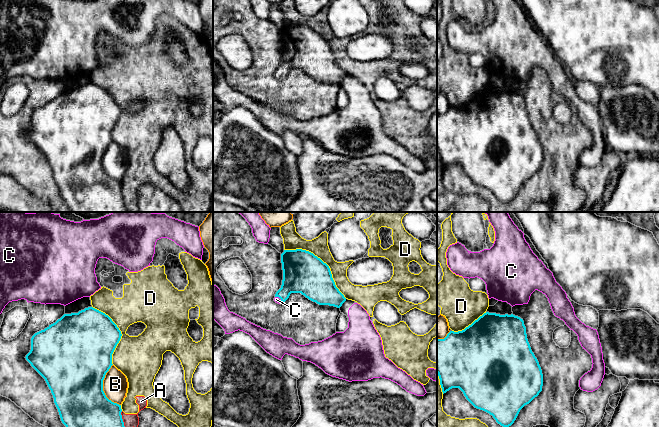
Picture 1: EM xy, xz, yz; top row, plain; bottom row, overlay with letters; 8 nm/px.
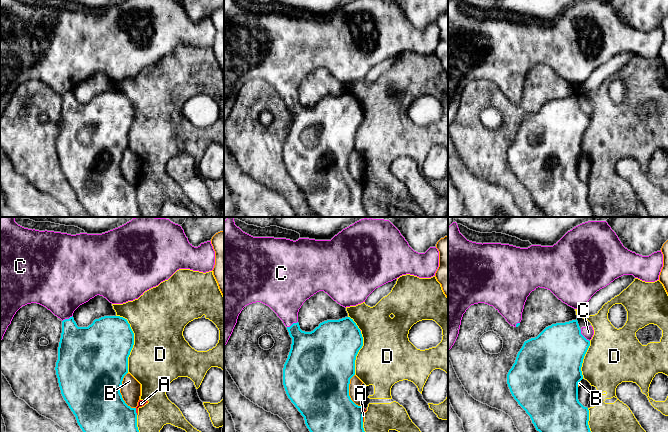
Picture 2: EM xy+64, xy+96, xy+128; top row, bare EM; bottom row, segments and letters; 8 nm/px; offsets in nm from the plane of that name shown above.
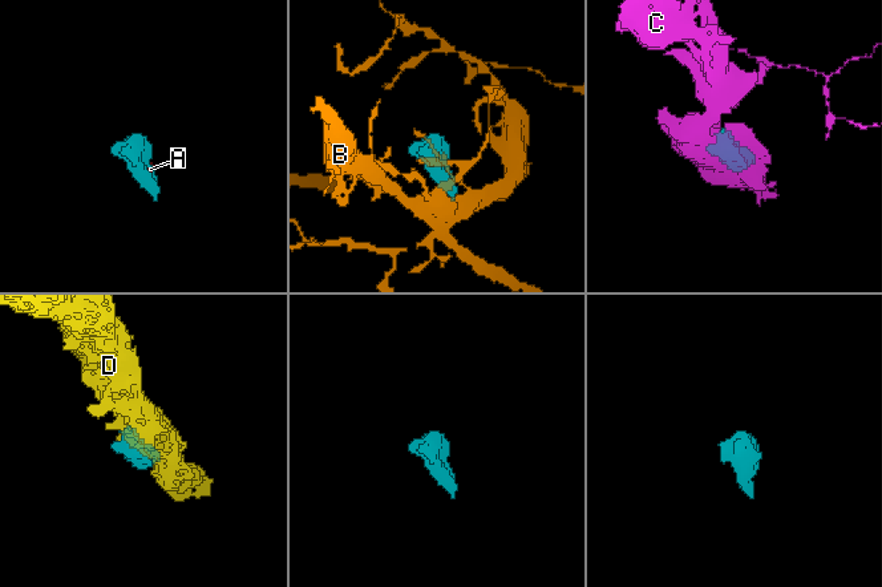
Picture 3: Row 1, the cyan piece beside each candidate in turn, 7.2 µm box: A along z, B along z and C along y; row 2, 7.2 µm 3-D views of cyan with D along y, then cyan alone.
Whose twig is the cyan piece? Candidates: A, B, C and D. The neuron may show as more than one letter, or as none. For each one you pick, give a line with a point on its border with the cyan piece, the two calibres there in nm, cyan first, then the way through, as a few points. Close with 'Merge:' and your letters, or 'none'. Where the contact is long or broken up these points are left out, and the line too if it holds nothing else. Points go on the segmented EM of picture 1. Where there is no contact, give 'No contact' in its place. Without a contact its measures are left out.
C: Touches cyan at xz (279, 297). Thickness 280 nm (cyan) against 50 nm
Merge: C

